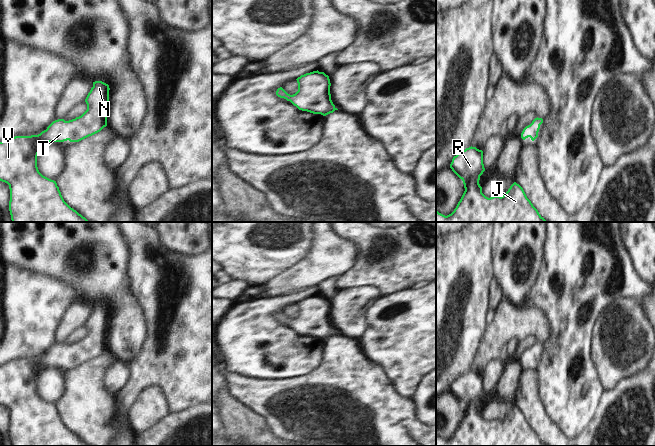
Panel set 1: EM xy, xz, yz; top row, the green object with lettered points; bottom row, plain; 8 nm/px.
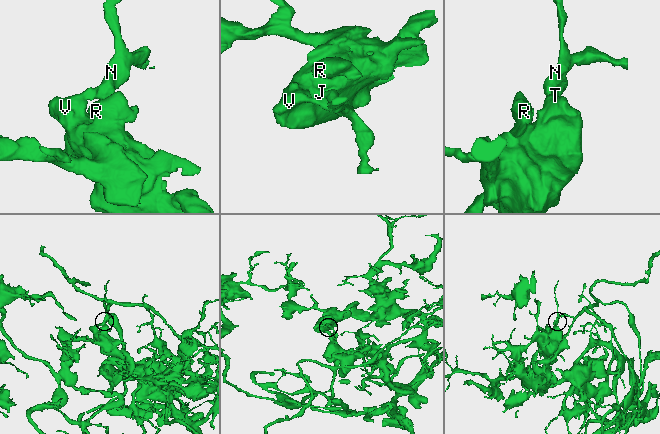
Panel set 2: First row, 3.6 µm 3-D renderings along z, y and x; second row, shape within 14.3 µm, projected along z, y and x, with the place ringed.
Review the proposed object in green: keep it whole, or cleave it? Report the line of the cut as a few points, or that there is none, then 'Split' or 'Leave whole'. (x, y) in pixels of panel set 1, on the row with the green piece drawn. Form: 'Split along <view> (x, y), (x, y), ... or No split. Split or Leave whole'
No split. Leave whole

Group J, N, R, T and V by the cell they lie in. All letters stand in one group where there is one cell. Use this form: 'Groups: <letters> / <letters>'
Groups: J N R T V

